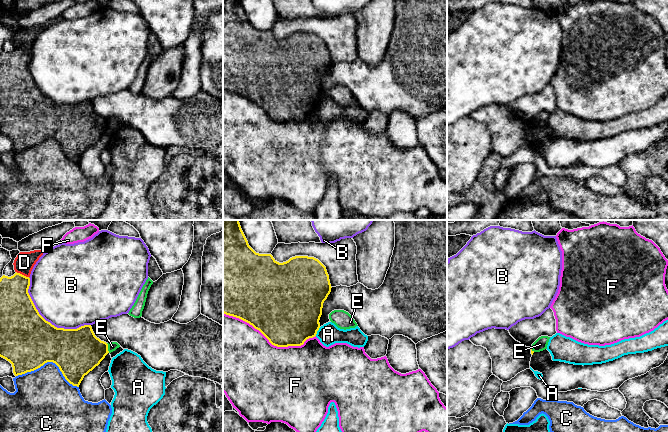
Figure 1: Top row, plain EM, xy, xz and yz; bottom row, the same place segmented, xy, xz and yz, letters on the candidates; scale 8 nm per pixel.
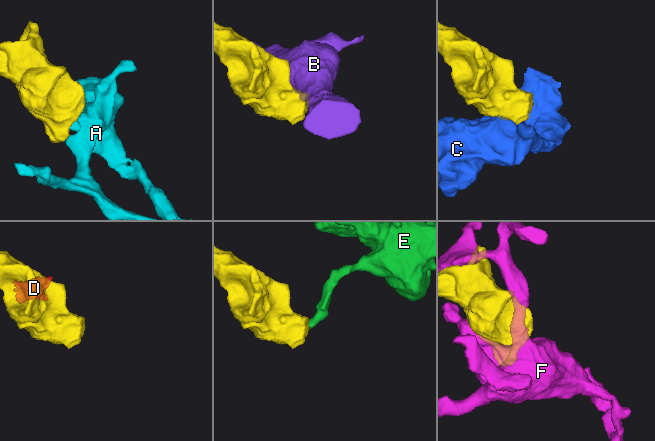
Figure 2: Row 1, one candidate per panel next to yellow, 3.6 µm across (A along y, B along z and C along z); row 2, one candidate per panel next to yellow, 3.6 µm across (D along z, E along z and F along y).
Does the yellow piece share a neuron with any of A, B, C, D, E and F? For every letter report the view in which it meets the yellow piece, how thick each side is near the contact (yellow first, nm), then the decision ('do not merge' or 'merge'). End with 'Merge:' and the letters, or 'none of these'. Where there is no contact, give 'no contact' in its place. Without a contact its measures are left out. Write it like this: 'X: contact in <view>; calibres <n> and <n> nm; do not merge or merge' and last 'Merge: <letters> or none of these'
A: contact in xz; calibres 480 and 170 nm; do not merge
B: contact in xy; calibres 440 and 500 nm; do not merge
C: contact in xy; calibres 440 and 380 nm; do not merge
D: contact in xy; calibres 260 and 160 nm; do not merge
E: contact in xy; calibres 360 and 80 nm; do not merge
F: contact in xz; calibres 480 and 500 nm; do not merge
Merge: none of these

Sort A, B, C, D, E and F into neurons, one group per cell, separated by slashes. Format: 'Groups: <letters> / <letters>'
Groups: A / B / C / D / E / F

